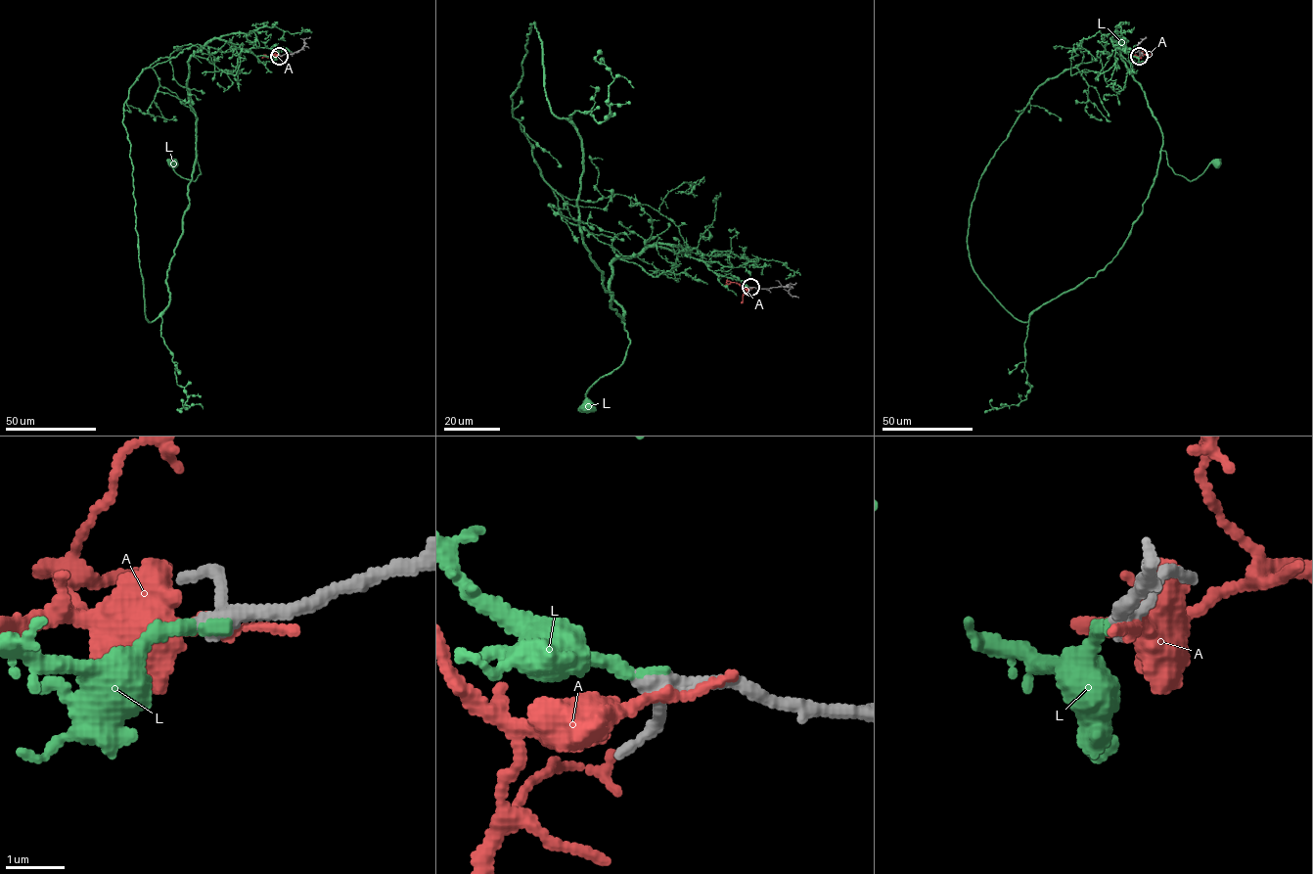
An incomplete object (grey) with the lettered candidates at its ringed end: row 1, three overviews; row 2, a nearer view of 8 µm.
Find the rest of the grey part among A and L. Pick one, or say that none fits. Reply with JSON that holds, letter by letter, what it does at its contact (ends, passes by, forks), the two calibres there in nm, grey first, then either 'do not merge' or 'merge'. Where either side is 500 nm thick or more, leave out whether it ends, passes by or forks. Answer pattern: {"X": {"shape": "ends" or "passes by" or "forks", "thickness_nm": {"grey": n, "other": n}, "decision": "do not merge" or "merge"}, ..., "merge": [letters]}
{"A": {"shape": "ends", "thickness_nm": {"grey": 320, "other": 220}, "decision": "do not merge"}, "L": {"shape": "ends", "thickness_nm": {"grey": 280, "other": 200}, "decision": "merge"}, "merge": ["L"]}

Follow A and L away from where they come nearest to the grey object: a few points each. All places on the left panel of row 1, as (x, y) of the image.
A: (280, 56), (266, 55)
L: (279, 56), (255, 56), (217, 38), (192, 56), (187, 91), (201, 173), (195, 181), (181, 177), (173, 163)

